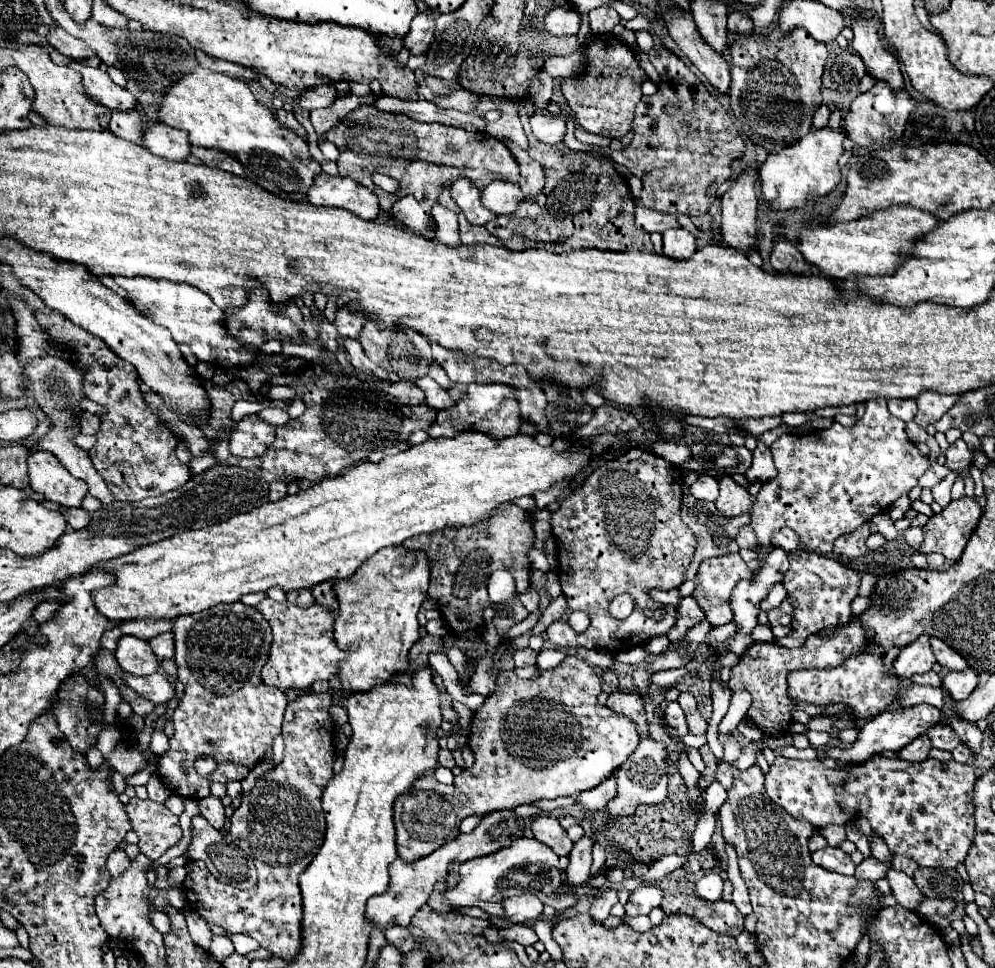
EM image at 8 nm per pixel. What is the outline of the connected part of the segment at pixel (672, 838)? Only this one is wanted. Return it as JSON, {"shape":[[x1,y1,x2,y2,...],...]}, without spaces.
{"shape":[[676,767,676,771,670,771,670,781,668,781,668,799,662,801,660,805,638,805,636,813,630,817,616,817,616,819,608,819,608,823,604,825,604,833,606,837,624,853,628,853,632,863,642,863,642,865,652,865,656,859,660,859,662,855,680,855,686,859,684,869,690,873,700,873,700,871,712,871,714,867,718,867,718,855,712,847,706,847,700,855,692,851,692,833,696,829,696,823,702,815,705,801,702,797,701,802,697,805,697,811,690,803,688,797,688,787,684,785,680,771]]}

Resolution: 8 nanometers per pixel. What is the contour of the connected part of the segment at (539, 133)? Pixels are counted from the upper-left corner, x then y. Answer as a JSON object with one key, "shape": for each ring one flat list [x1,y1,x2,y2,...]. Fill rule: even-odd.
{"shape":[[534,113,530,115,530,125,534,137,544,143,560,143,566,133,566,121,562,117]]}

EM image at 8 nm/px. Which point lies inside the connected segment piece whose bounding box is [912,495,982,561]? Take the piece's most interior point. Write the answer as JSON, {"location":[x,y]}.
{"location":[947,532]}

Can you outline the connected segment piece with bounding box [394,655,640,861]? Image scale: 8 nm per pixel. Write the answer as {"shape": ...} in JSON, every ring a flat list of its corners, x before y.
{"shape":[[568,655,562,661,564,669,540,671,538,677,520,679,514,671,498,671,496,691,474,711,470,727,470,749,476,757,470,769,454,781,454,795,440,795,432,791,404,793,394,803,396,845,398,855,406,861,426,857,440,849,444,843,458,837,460,823,468,815,484,815,502,809,514,809,538,799,556,799,578,795,580,791,594,789,608,779,638,747,638,725,624,715,610,711,606,705,598,705,597,697,602,692,602,682,592,665,584,659]]}

